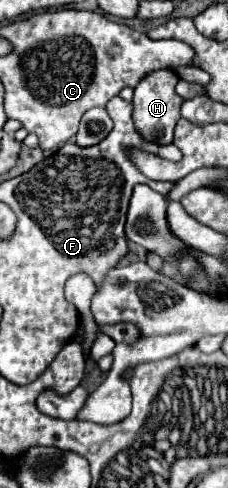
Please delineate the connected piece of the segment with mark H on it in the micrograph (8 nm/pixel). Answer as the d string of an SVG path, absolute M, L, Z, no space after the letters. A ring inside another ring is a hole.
M155 71L149 73L137 87L133 95L133 121L137 133L153 143L169 145L173 139L173 127L181 118L180 109L183 99L175 92L179 76L171 71Z

